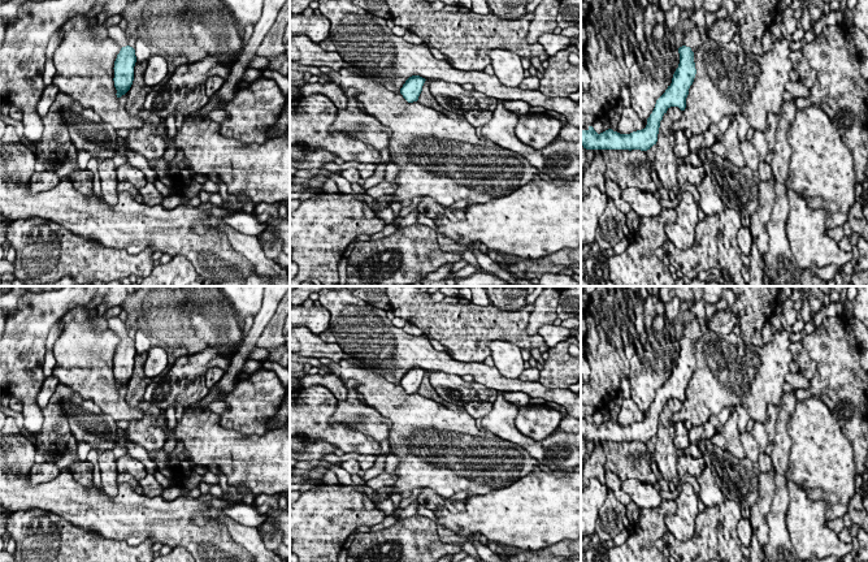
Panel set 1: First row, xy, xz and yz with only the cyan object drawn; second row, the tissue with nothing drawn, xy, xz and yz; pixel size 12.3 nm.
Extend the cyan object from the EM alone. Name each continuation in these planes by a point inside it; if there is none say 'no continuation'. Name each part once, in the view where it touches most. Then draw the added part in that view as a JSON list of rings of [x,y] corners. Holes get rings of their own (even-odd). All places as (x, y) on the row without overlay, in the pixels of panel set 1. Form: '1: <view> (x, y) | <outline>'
1: yz (693, 329) | [[[695,317],[694,320],[685,323],[682,337],[690,338],[695,345],[695,342],[704,334],[702,330],[703,325],[708,328],[708,319]]]

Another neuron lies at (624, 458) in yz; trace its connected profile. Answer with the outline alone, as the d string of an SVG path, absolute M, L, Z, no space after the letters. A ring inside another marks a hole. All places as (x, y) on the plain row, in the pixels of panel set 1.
M606 441L602 445L606 454L604 471L616 474L621 480L638 479L655 485L656 476L650 467L650 453L641 441Z

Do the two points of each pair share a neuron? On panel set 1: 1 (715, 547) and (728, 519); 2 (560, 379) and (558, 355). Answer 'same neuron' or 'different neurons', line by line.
1: same neuron
2: same neuron

